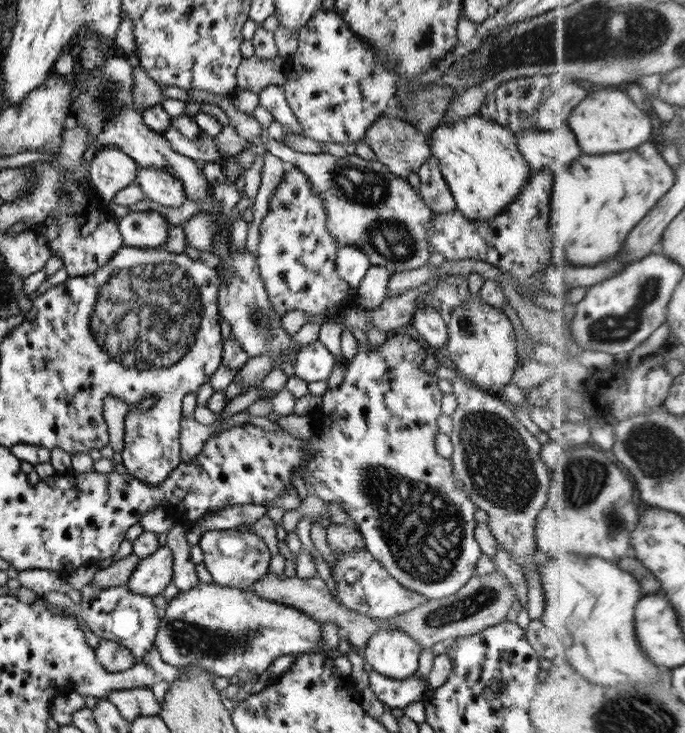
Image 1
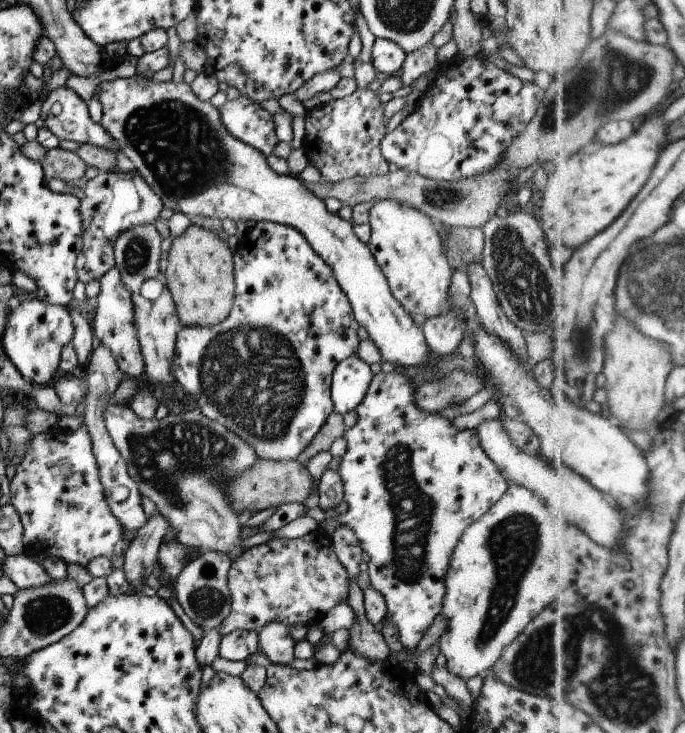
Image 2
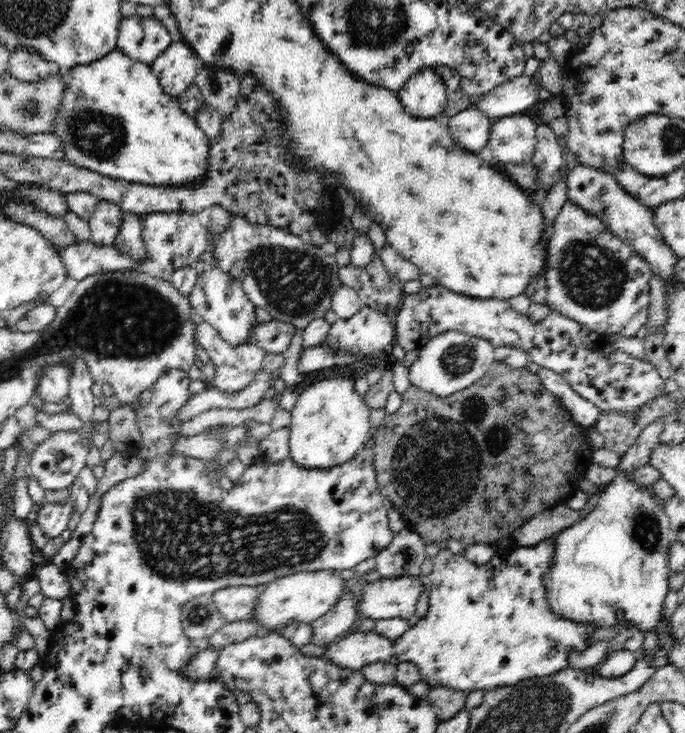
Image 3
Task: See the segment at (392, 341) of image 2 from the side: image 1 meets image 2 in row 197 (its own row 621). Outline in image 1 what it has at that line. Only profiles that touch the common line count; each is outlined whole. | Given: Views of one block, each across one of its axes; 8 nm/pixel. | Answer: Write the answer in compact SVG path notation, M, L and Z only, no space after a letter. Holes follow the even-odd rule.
M199 582L192 590L179 591L178 595L168 602L163 616L158 620L155 646L162 660L178 669L200 666L215 676L224 676L233 681L240 671L253 670L258 674L262 673L280 656L315 652L322 637L321 626L314 618L292 606L268 601L254 592Z

